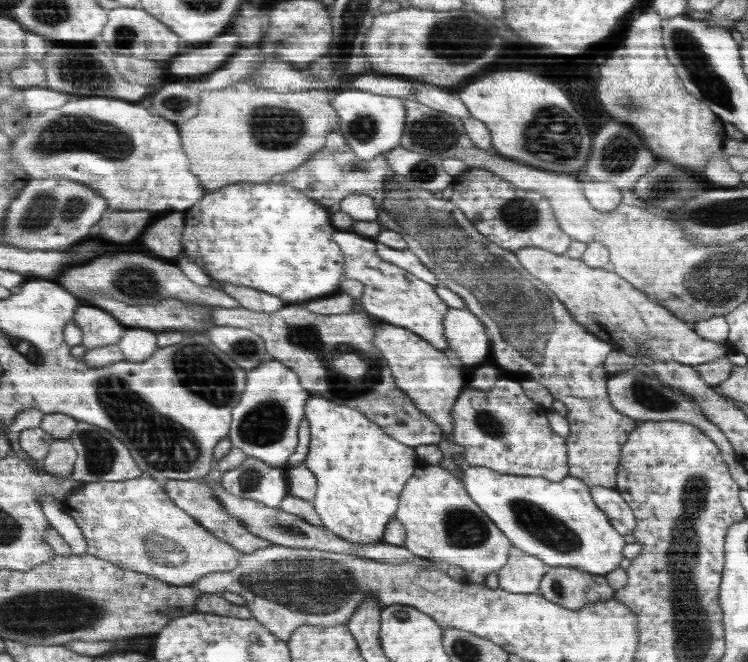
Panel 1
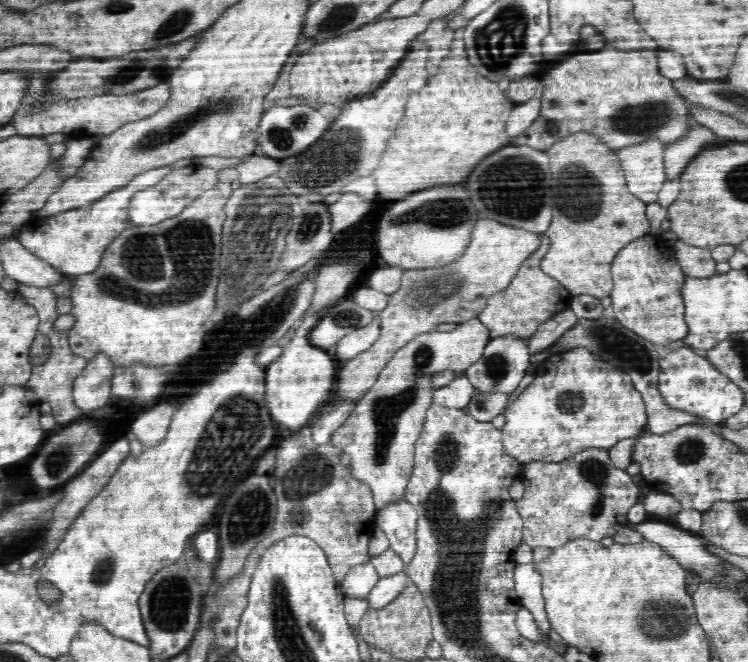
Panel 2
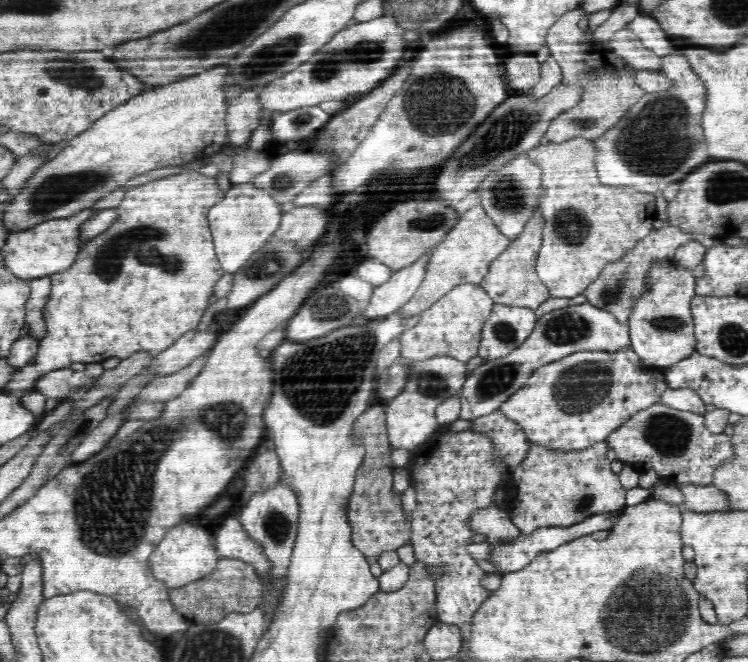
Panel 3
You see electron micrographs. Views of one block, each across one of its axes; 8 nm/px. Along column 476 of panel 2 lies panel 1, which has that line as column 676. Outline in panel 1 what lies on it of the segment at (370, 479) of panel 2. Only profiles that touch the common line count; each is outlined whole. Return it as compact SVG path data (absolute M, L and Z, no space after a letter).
M526 248L514 254L526 271L541 279L565 303L582 328L610 342L617 350L624 350L634 357L642 355L655 361L676 361L693 367L716 361L732 352L727 343L700 338L689 324L676 318L619 274L590 267L580 259L538 248Z

